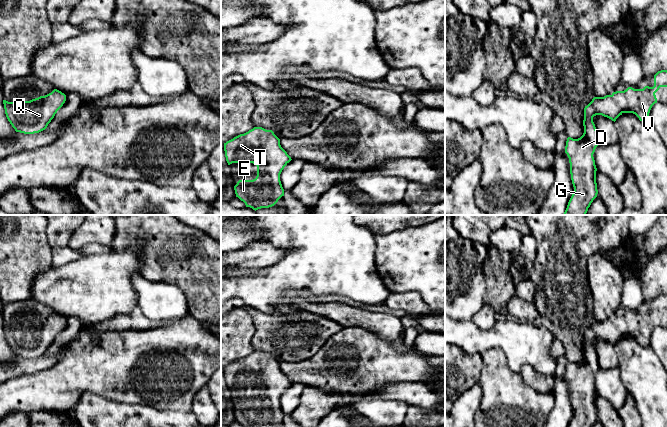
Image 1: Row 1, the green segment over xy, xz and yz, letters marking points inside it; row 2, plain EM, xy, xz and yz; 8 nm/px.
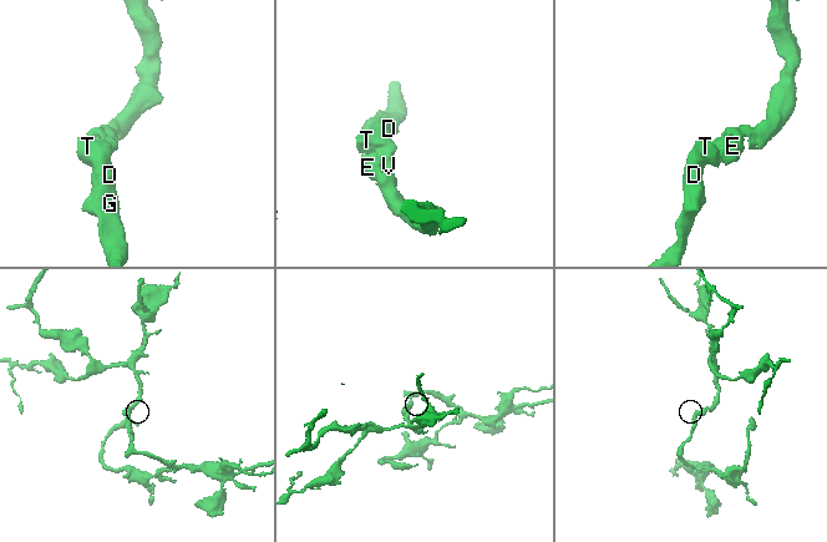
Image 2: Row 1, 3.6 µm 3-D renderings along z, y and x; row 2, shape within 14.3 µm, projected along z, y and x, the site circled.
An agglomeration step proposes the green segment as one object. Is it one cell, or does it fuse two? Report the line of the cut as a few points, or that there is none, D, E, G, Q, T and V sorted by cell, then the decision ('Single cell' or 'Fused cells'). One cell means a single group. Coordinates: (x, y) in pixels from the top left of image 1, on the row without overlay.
No split. Groups: D E G Q T V. Single cell

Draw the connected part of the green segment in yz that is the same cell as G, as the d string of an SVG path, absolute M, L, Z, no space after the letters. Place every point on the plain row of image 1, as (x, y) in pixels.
M667 294L658 295L654 299L654 310L645 310L643 313L634 313L628 311L624 315L616 315L611 319L604 321L594 321L592 325L584 332L584 357L578 363L571 361L567 362L565 377L569 382L571 404L574 411L573 418L568 427L592 427L597 421L597 407L596 407L596 389L593 378L599 366L597 364L597 354L593 346L593 341L602 339L616 345L616 343L623 337L633 337L640 345L649 348L649 337L652 330L657 327L655 317L660 311L667 311Z

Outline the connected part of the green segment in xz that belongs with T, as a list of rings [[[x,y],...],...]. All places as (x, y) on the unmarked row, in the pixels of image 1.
[[[254,351],[224,367],[224,375],[228,389],[253,387],[257,390],[255,403],[239,404],[234,410],[241,425],[277,427],[284,420],[280,398],[292,383],[272,354]]]

